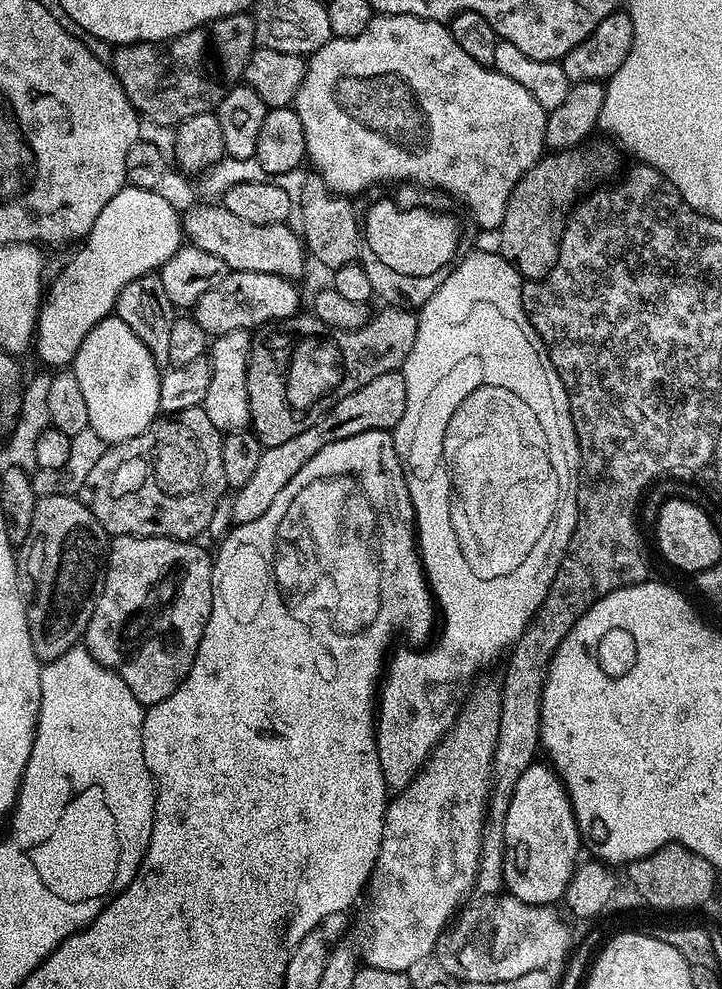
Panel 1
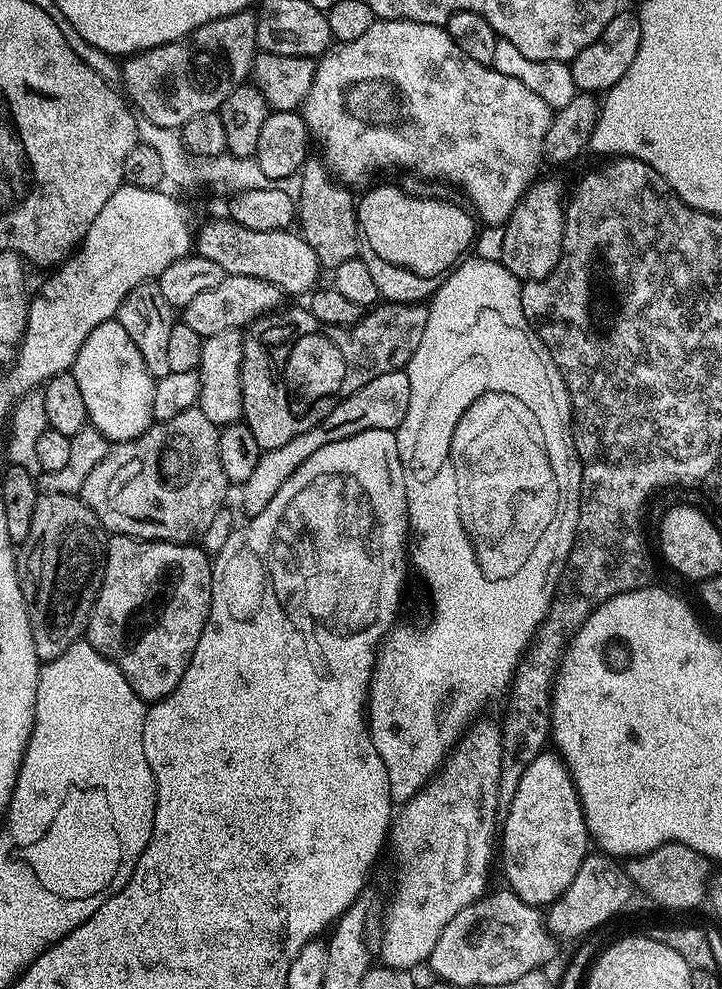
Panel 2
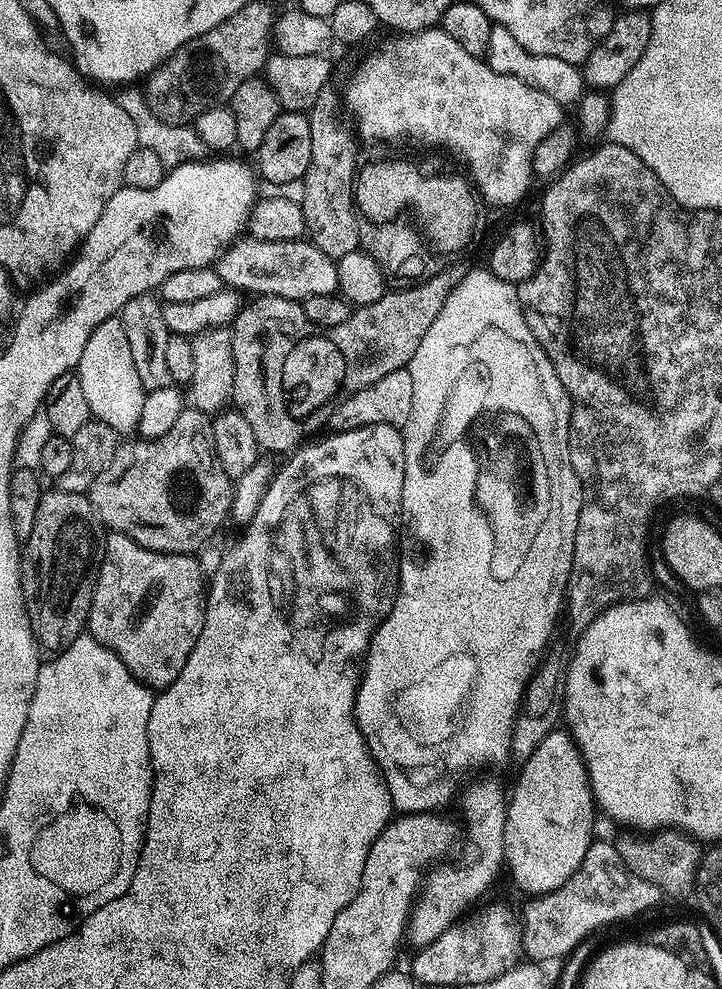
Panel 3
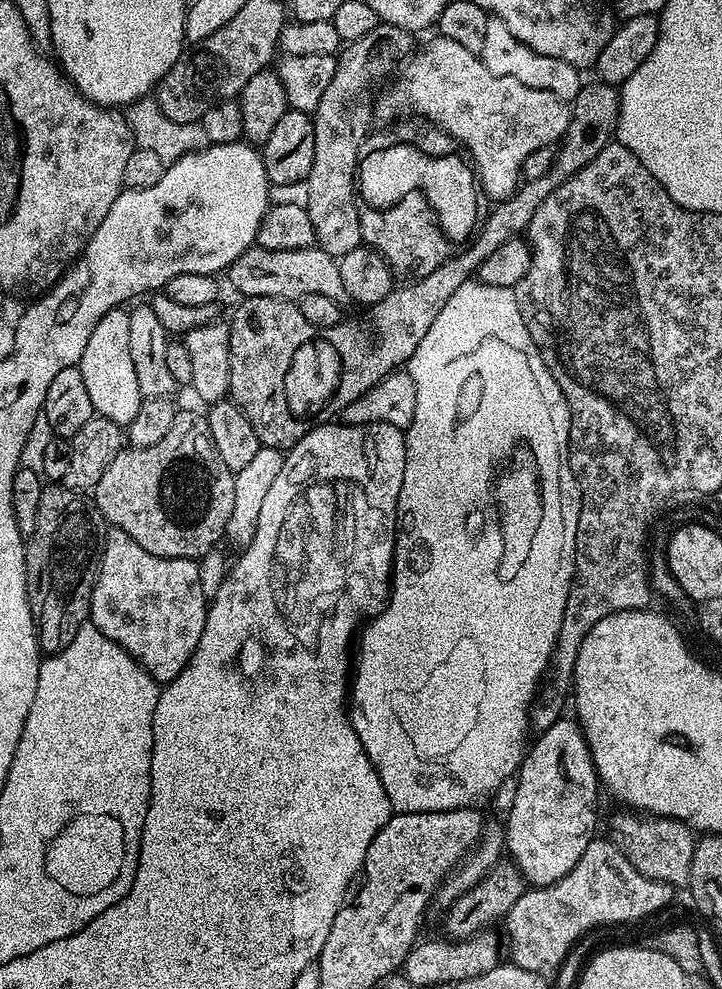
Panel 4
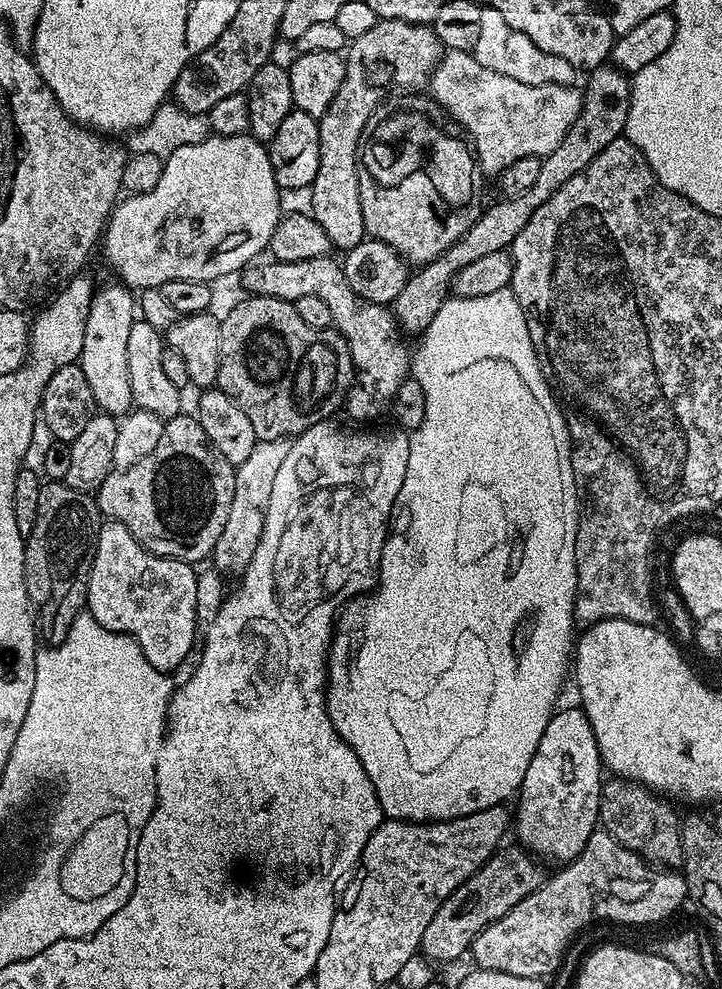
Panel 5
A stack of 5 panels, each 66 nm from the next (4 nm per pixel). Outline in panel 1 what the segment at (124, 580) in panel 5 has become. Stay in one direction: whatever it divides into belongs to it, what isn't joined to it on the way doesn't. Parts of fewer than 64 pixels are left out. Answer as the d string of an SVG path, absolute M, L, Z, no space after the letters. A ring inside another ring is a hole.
M118 536L111 541L106 557L106 567L104 569L104 585L100 591L98 602L94 606L94 614L90 618L88 628L82 637L83 647L94 657L99 664L106 666L126 686L130 686L130 694L138 698L138 702L145 706L151 706L170 698L174 690L186 678L190 666L194 662L194 654L198 654L198 642L202 642L202 634L206 630L206 622L212 613L212 562L213 557L204 548L199 548L199 543L190 540L171 540L165 536Z

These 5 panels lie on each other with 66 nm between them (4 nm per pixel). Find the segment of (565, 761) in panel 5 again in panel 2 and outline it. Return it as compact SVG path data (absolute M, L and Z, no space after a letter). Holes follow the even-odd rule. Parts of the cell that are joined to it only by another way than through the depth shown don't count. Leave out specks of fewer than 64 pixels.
M545 750L524 768L518 778L518 790L514 790L514 798L507 801L506 811L502 816L502 835L499 847L504 847L504 876L508 879L507 887L522 902L533 906L553 904L561 894L574 882L574 874L578 874L578 866L590 855L590 837L584 811L580 805L580 795L576 793L576 784L563 757L552 750Z

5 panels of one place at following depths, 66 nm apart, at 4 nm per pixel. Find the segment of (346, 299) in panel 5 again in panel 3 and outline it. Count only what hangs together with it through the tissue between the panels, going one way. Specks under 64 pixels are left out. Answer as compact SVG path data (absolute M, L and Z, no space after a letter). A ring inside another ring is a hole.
M245 235L237 238L216 257L214 261L216 273L220 275L221 285L241 290L243 293L262 296L281 296L287 300L299 301L314 294L333 294L336 287L336 261L330 259L322 250L318 250L307 239L287 240L286 242L266 242L253 236Z

